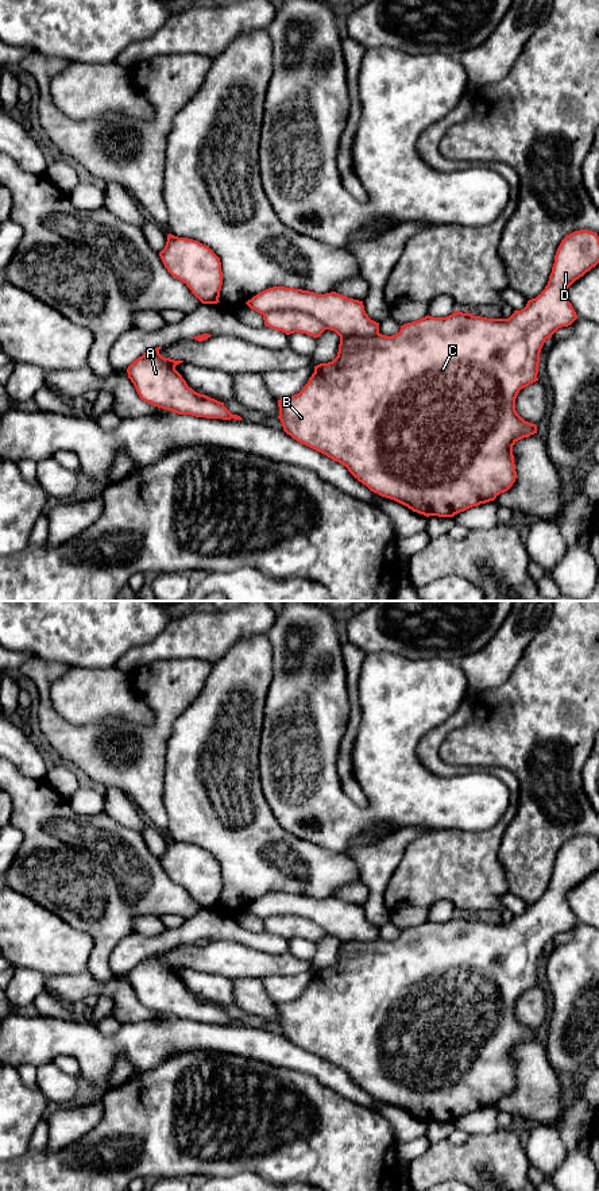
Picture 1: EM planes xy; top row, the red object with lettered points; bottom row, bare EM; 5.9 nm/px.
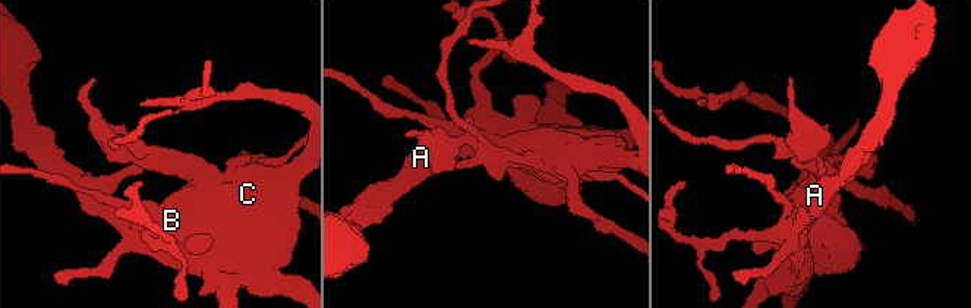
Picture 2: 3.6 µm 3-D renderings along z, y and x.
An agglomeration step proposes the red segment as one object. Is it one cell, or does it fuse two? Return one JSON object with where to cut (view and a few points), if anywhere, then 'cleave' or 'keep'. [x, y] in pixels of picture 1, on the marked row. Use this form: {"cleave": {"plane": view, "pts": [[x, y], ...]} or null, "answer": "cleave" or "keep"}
{"cleave": {"plane": "xy", "pts": [[263, 313], [270, 311], [305, 311], [327, 328]]}, "answer": "cleave"}

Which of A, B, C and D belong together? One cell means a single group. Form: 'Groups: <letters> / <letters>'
Groups: A / B C D

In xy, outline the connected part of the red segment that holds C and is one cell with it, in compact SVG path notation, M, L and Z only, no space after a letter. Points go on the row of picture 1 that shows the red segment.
M575 231L561 240L545 289L509 319L487 319L456 311L447 317L428 315L403 324L393 336L379 332L340 336L337 356L314 366L314 373L298 394L278 400L283 431L345 466L371 492L426 517L453 517L494 501L515 482L513 446L537 433L537 425L517 413L515 398L521 389L538 381L540 352L545 340L577 319L567 289L598 263L598 234Z

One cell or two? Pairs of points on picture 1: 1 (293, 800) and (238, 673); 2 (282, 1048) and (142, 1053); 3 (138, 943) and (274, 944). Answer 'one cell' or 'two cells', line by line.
1: two cells
2: one cell
3: one cell

